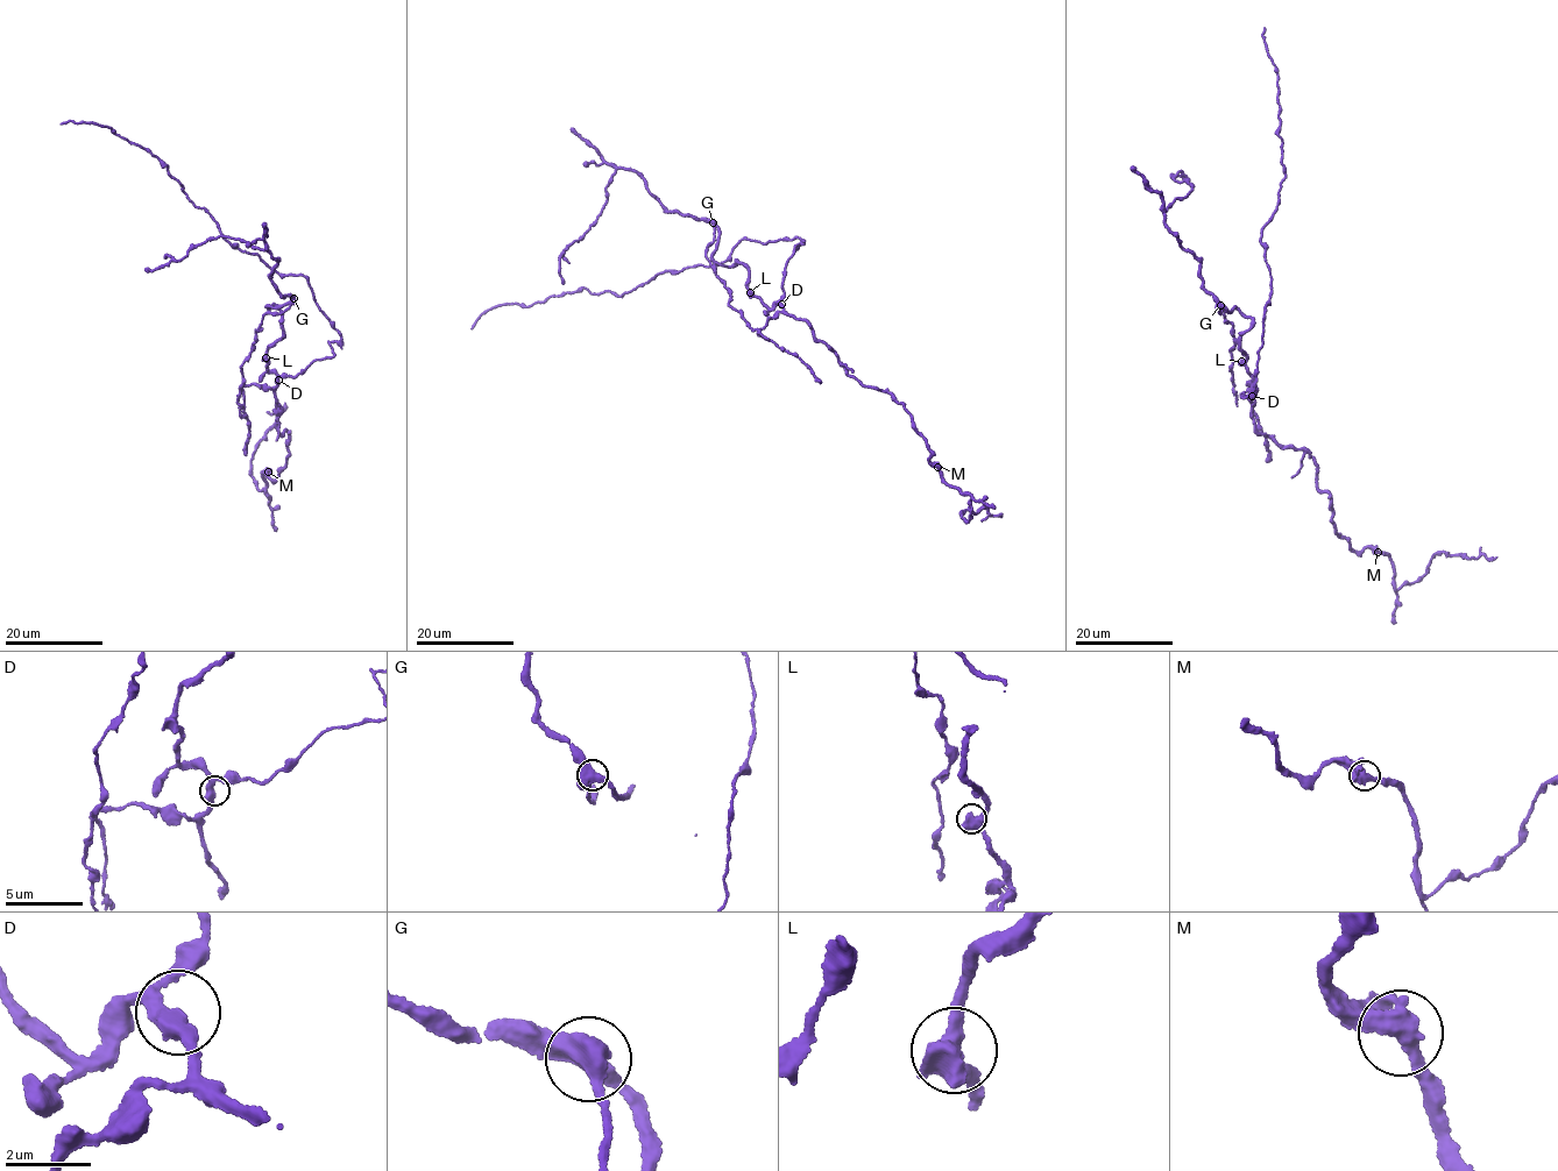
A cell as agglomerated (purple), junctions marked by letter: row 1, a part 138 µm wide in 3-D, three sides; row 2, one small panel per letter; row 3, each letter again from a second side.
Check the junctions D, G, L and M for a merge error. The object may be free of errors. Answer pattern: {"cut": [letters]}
{"cut": []}

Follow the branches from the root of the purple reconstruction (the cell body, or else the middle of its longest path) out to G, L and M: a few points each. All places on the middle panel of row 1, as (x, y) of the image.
G: (781, 283), (784, 295), (769, 307), (746, 288), (746, 267), (713, 258), (713, 222)
L: (781, 283), (784, 295), (771, 307), (750, 292)
M: (781, 283), (784, 311), (809, 324), (848, 374), (904, 405), (937, 467)

